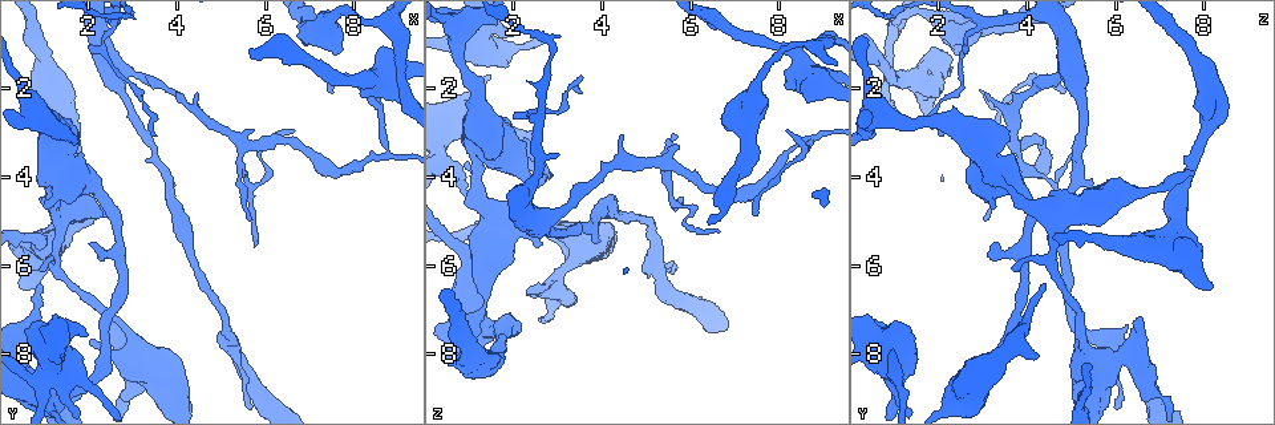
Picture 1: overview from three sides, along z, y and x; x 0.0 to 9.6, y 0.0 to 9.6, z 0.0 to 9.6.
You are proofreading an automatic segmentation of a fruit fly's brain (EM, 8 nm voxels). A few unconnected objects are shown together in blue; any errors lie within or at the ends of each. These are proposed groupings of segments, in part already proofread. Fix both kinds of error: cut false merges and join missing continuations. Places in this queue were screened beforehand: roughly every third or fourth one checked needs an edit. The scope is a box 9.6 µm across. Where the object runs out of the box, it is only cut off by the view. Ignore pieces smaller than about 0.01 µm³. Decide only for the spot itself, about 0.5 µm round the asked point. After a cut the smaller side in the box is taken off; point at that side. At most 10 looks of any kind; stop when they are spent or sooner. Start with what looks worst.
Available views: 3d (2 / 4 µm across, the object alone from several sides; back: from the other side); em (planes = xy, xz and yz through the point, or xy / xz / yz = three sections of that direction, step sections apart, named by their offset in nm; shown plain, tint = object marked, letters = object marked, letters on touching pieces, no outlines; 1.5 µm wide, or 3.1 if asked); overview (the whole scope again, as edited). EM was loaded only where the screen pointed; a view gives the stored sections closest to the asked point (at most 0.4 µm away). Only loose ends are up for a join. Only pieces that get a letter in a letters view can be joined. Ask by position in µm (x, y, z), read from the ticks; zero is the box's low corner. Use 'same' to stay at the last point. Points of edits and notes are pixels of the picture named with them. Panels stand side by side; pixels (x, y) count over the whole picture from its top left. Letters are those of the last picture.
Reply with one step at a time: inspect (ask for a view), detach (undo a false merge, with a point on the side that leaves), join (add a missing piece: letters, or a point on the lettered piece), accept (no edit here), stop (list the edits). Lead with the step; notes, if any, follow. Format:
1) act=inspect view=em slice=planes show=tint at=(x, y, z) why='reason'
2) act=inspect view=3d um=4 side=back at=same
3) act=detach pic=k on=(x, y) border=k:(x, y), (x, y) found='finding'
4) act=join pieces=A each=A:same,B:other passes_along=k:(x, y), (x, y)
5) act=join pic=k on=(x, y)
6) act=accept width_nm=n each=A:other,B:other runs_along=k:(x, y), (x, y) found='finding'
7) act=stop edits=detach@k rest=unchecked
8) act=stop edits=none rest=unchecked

act=inspect view=em slice=yz step=8 show=tint at=(1.95, 7.55, 0.75) why='thick end'

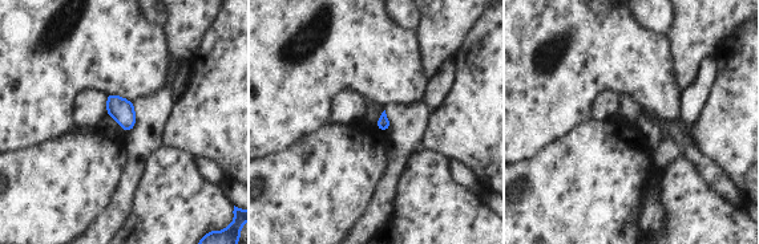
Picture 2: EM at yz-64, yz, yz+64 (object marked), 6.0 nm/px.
act=inspect view=em slice=planes show=letters at=same why='another direction'

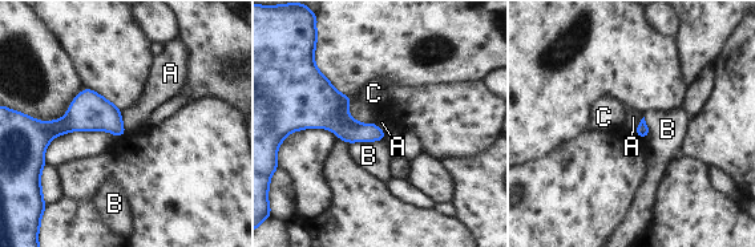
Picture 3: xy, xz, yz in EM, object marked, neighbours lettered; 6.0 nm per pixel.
act=accept each=A:other,B:other,C:other found='no lettered piece goes on from it'

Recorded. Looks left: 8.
act=inspect view=em slice=xz step=8 show=letters at=(1.85, 8.95, 5.15) why='free end'

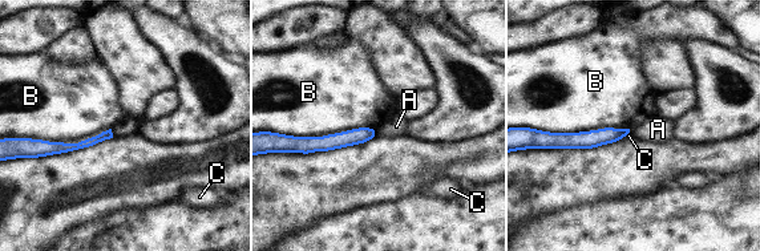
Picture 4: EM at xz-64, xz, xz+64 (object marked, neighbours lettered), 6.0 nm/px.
act=inspect view=em slice=planes show=letters at=same

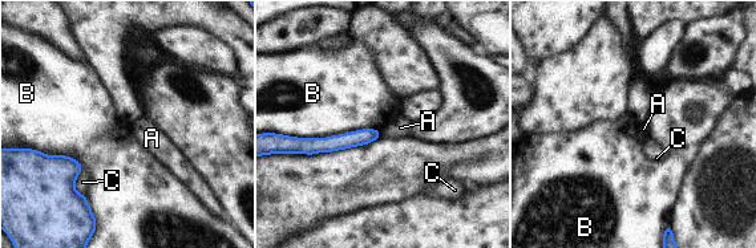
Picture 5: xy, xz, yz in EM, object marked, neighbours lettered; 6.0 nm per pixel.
act=accept each=A:other,B:other,C:other found='none of them fits'

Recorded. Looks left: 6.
act=inspect view=em slice=xy step=8 show=tint at=(5.70, 5.50, 4.70) why='thin end'

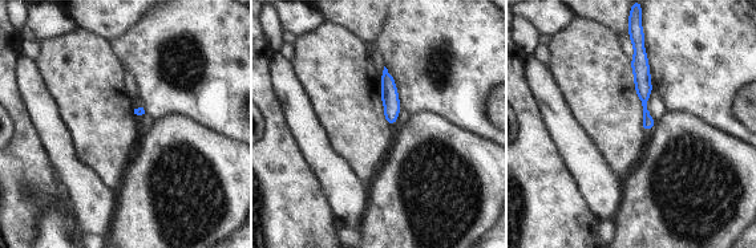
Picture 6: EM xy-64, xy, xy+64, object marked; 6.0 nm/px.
act=inspect view=em slice=planes show=tint at=same why='cut it another way'

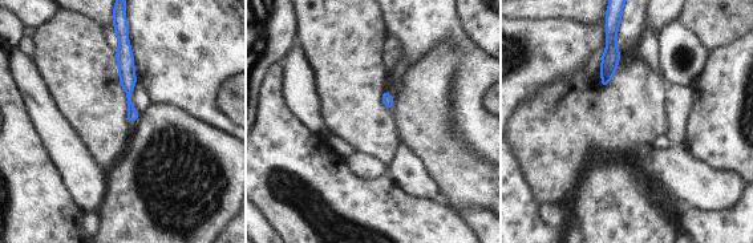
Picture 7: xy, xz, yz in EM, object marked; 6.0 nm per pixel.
act=inspect view=em slice=planes show=letters at=same why='see the neighbours'

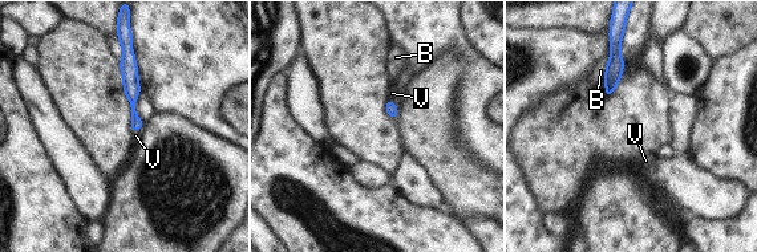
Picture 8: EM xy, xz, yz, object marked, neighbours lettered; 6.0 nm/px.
act=join pieces=V width_nm=80 each=B:other,V:same found='the cell continues'

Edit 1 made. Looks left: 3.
act=inspect view=overview why='see it whole again'

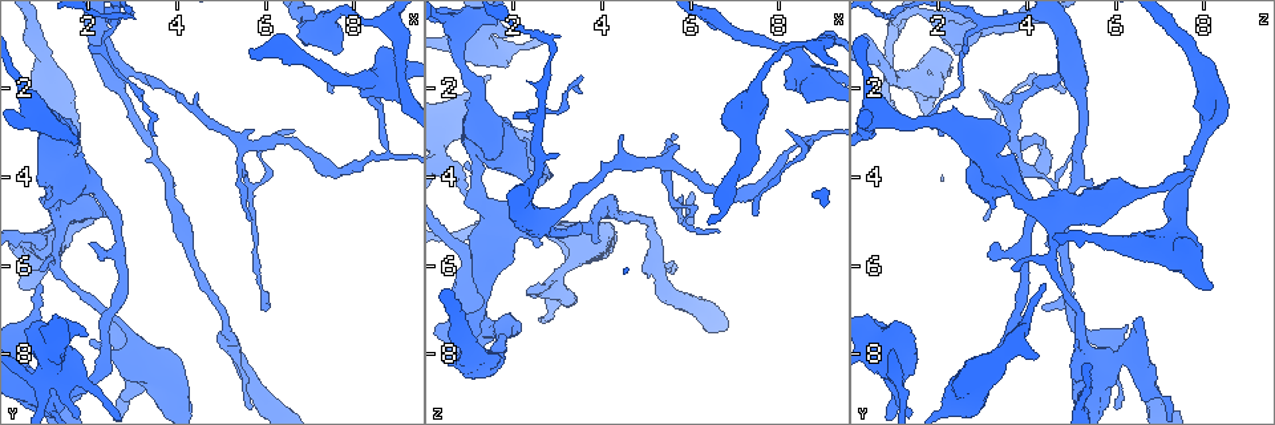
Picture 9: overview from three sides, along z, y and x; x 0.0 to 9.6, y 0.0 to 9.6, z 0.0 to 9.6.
act=inspect view=em slice=planes show=letters at=(3.50, 3.05, 2.05) why='tapers out'

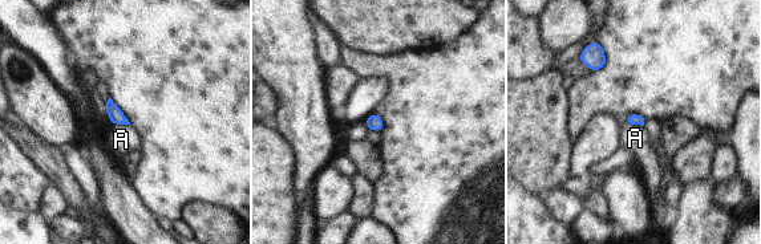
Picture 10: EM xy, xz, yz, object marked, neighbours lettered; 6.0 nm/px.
act=accept each=A:other border=10:(112, 123), (129, 125) found='no lettered piece goes on from it'

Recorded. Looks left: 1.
act=stop edits=join@8 rest=unchecked

